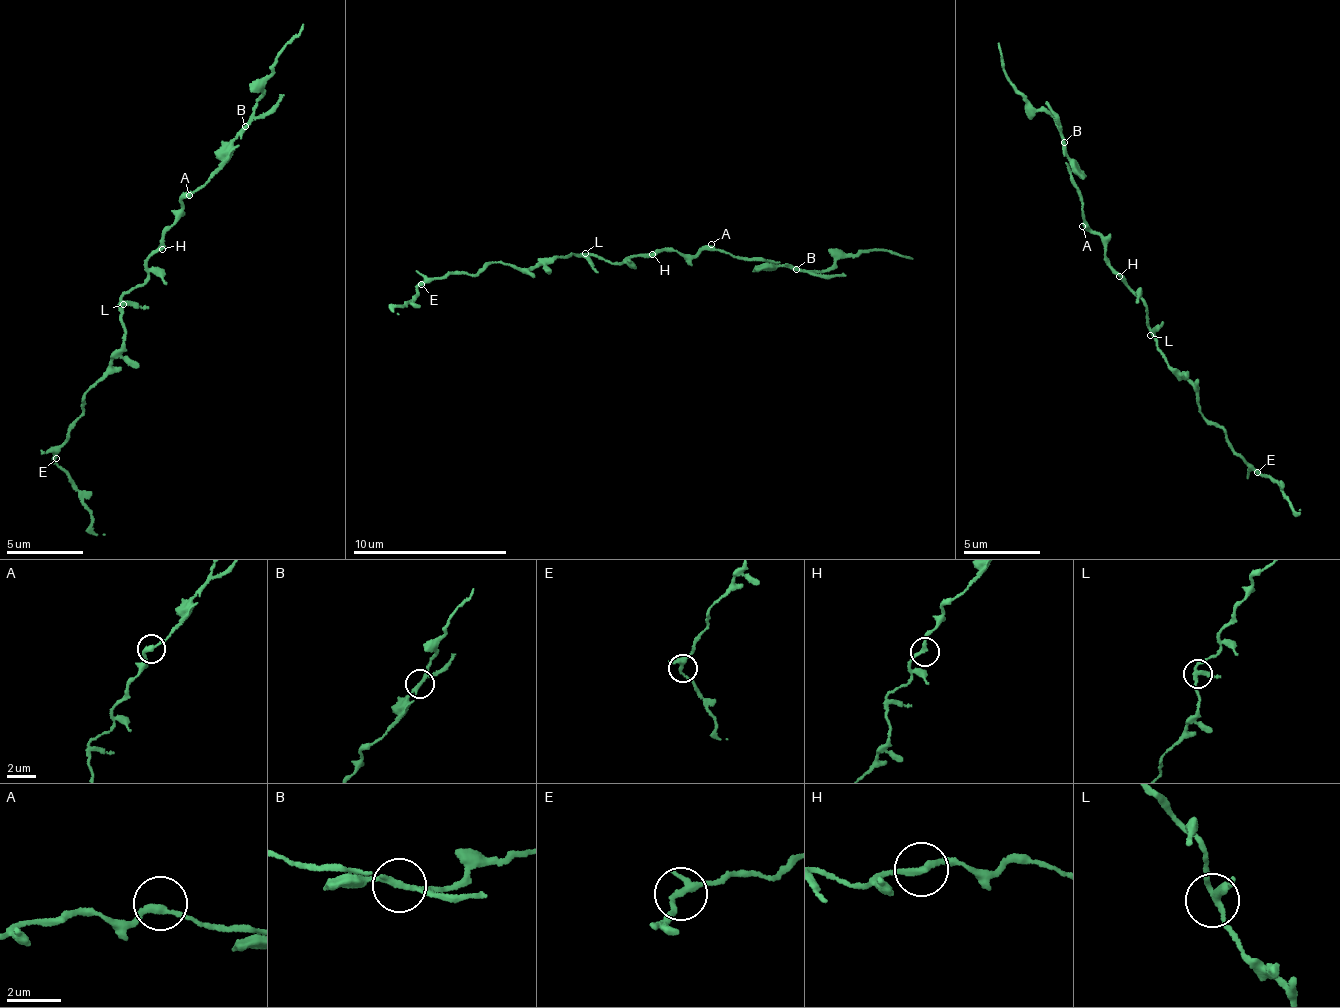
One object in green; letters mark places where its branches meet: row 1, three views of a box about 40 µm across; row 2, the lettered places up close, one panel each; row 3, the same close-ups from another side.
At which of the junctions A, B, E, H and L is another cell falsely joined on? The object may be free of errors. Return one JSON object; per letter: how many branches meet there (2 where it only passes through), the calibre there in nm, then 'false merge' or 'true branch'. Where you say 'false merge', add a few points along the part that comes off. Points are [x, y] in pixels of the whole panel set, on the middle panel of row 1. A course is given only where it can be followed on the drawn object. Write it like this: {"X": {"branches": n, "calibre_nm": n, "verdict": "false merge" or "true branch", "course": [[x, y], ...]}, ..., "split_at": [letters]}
{"A": {"branches": 2, "calibre_nm": 240, "verdict": "true branch"}, "B": {"branches": 3, "calibre_nm": 180, "verdict": "false merge", "course": [[796, 268], [846, 274]]}, "E": {"branches": 3, "calibre_nm": 200, "verdict": "true branch"}, "H": {"branches": 2, "calibre_nm": 220, "verdict": "true branch"}, "L": {"branches": 3, "calibre_nm": 200, "verdict": "true branch"}, "split_at": ["B"]}

